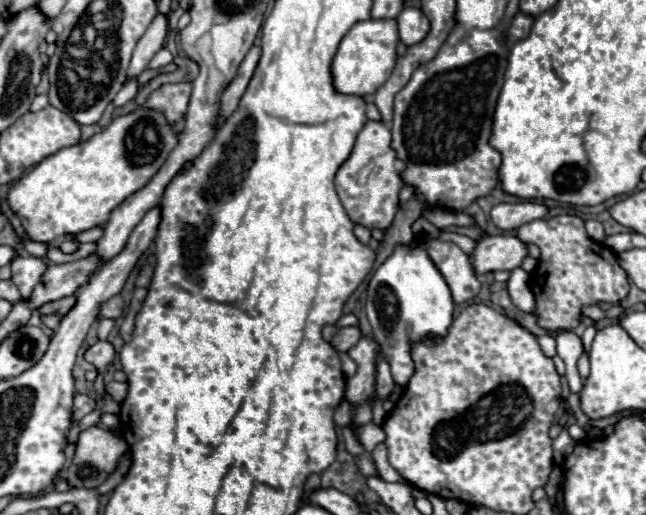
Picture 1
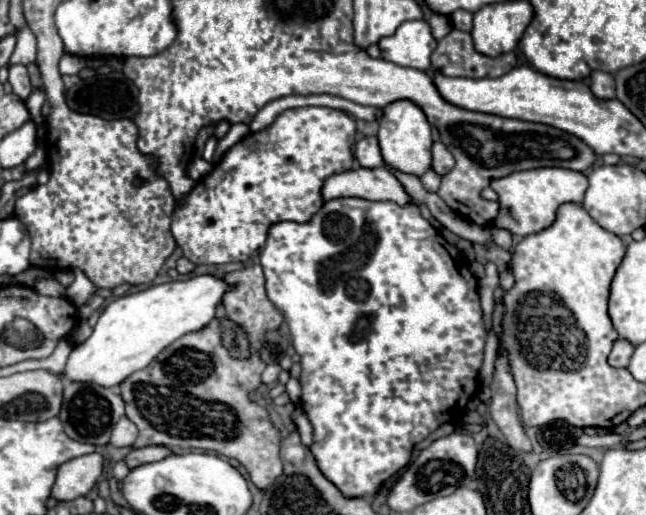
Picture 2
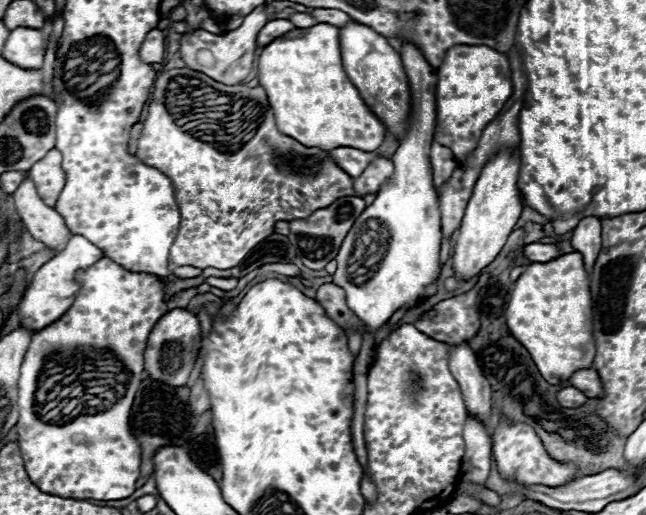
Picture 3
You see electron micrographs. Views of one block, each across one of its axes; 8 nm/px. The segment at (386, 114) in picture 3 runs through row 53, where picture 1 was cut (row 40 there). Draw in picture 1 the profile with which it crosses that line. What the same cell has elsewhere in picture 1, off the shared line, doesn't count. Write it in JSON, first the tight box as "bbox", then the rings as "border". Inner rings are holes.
{"bbox":[332,20,398,96],"border":[[[366,20],[354,24],[342,38],[338,52],[332,60],[332,80],[340,94],[368,96],[374,94],[392,74],[396,64],[398,30],[396,20]]]}

